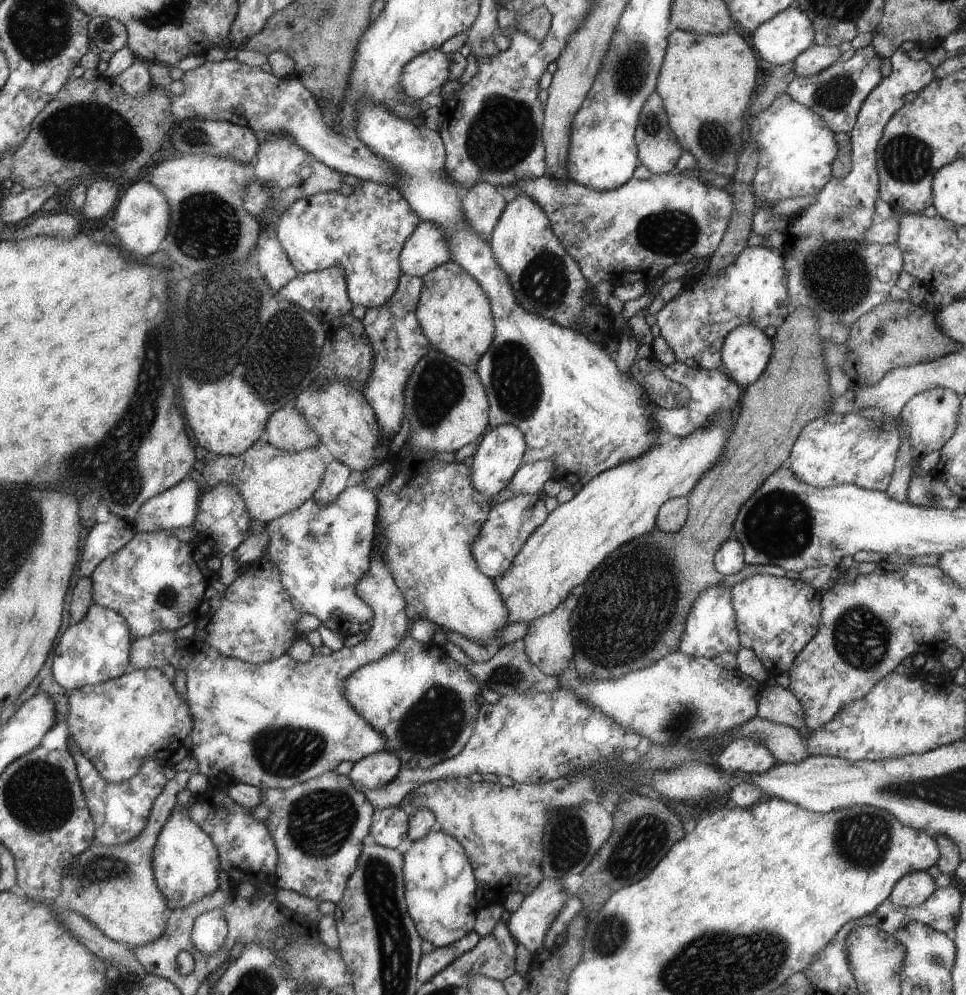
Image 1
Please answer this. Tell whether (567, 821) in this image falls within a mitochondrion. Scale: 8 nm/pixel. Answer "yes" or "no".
yes

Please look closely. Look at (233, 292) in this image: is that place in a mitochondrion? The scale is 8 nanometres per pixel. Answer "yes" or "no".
yes

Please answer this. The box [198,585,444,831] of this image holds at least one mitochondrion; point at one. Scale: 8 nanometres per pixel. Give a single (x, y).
(281, 751)

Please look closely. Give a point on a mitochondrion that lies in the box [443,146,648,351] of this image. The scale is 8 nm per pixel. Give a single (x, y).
(544, 282)

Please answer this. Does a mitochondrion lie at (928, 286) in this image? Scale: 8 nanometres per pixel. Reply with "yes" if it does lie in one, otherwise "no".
no

